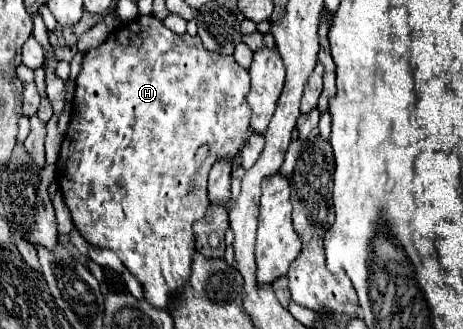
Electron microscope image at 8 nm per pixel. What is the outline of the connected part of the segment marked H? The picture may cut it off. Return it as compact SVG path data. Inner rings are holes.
M140 16L134 22L126 22L124 26L112 30L104 44L100 44L98 48L92 48L84 54L82 70L76 78L76 92L74 92L74 102L72 102L70 126L68 126L66 136L64 136L64 142L62 142L60 158L56 162L58 184L60 184L60 190L64 194L64 202L72 214L74 226L82 234L82 238L92 246L108 248L108 250L116 252L116 256L122 260L122 264L126 268L130 268L130 272L140 280L140 284L144 288L144 298L156 308L168 310L172 292L178 292L184 286L184 282L190 278L190 262L192 262L192 256L196 252L194 236L192 236L192 224L196 220L204 218L204 212L208 206L206 178L208 178L212 164L220 158L226 158L226 156L234 158L250 134L250 106L246 102L248 92L250 92L248 70L240 68L232 56L220 56L220 54L204 50L198 36L190 36L190 34L176 36L172 30L168 30L154 16ZM200 146L208 146L208 158L206 158L206 164L202 164L202 166L198 166L194 160L196 150Z

